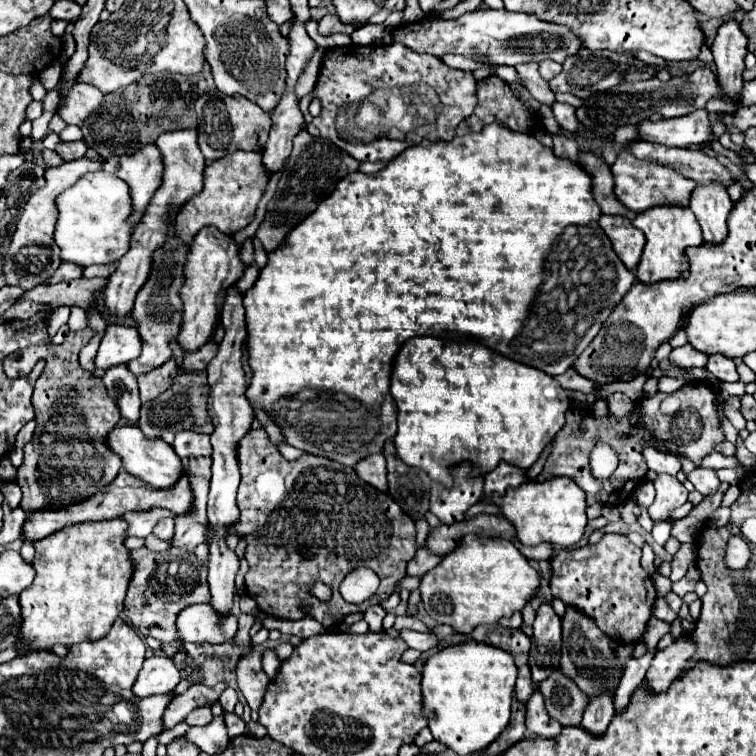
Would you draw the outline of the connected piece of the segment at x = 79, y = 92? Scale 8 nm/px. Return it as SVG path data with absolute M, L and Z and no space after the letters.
M77 83L69 91L63 107L59 109L59 115L71 125L81 125L89 117L89 113L93 113L103 103L103 99L105 95L97 87Z

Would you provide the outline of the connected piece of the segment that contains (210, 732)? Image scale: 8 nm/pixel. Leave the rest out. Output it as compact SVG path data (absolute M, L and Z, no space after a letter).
M223 715L213 717L213 721L203 725L203 727L191 727L185 733L185 737L191 739L191 743L195 743L201 751L205 751L209 755L215 755L215 753L223 751L227 747L227 743L229 743Z

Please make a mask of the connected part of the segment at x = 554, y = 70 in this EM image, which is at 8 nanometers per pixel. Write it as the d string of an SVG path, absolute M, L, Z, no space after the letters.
M551 59L539 63L539 73L541 73L541 77L543 77L545 81L553 79L555 75L559 75L559 71L561 71L561 65L555 63L555 61L551 61Z

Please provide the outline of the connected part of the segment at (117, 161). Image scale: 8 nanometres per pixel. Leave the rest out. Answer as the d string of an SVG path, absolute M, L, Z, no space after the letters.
M153 143L145 145L141 151L135 151L133 155L121 155L105 161L103 169L121 177L129 185L133 211L127 223L131 227L139 223L151 195L159 187L159 175L163 171L161 167L163 163L159 159L159 149Z

